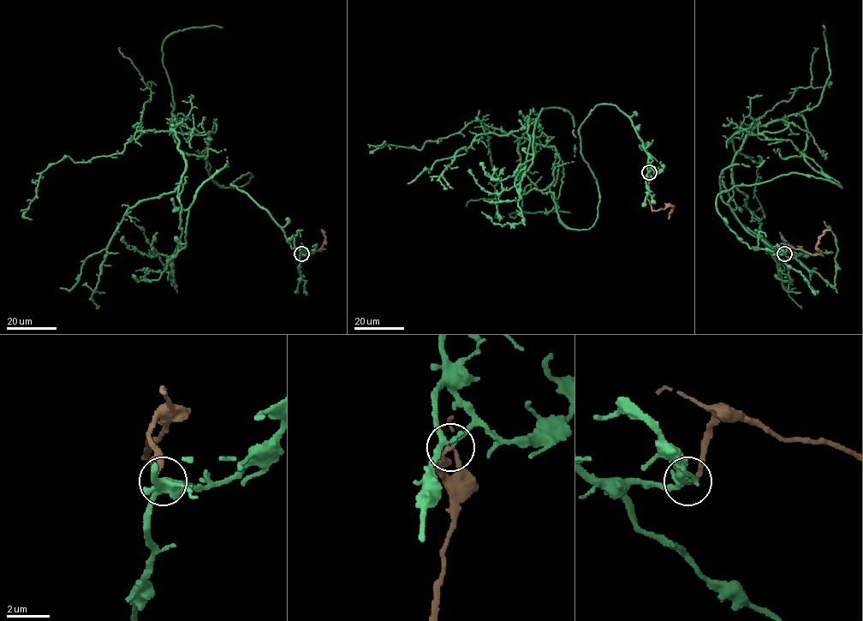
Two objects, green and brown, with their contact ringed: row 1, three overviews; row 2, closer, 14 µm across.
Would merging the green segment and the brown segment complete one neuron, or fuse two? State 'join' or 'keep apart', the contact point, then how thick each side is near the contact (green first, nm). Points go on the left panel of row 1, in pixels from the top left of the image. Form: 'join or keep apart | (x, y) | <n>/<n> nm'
join | (301, 253) | 160/200 nm

